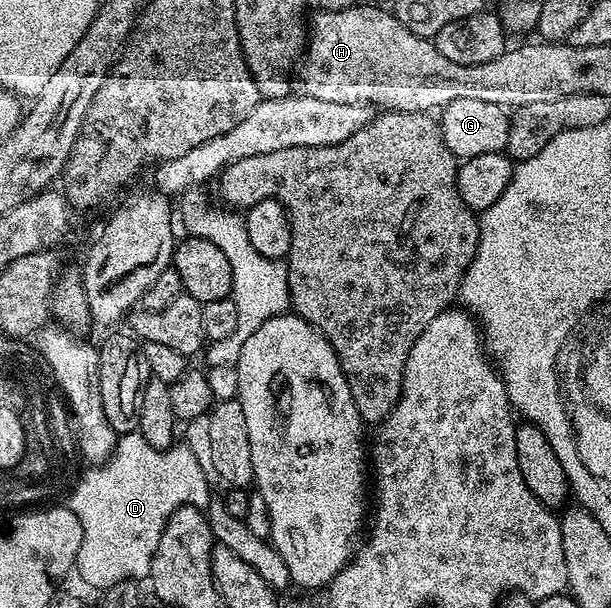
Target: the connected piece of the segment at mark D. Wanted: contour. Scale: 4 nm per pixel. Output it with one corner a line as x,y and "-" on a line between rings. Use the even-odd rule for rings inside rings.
137,432
121,435
110,453
109,460
91,465
89,469
82,474
85,482
82,482
73,495
74,510
81,515
84,523
76,574
79,574
92,589
98,590
97,592
110,590
121,582
145,579
150,573
156,544
160,544
160,536
172,512
176,512
176,508
181,506
206,508
212,499
211,479
204,472
204,468
200,468
200,460
192,456
185,444
175,444
166,450
157,450

